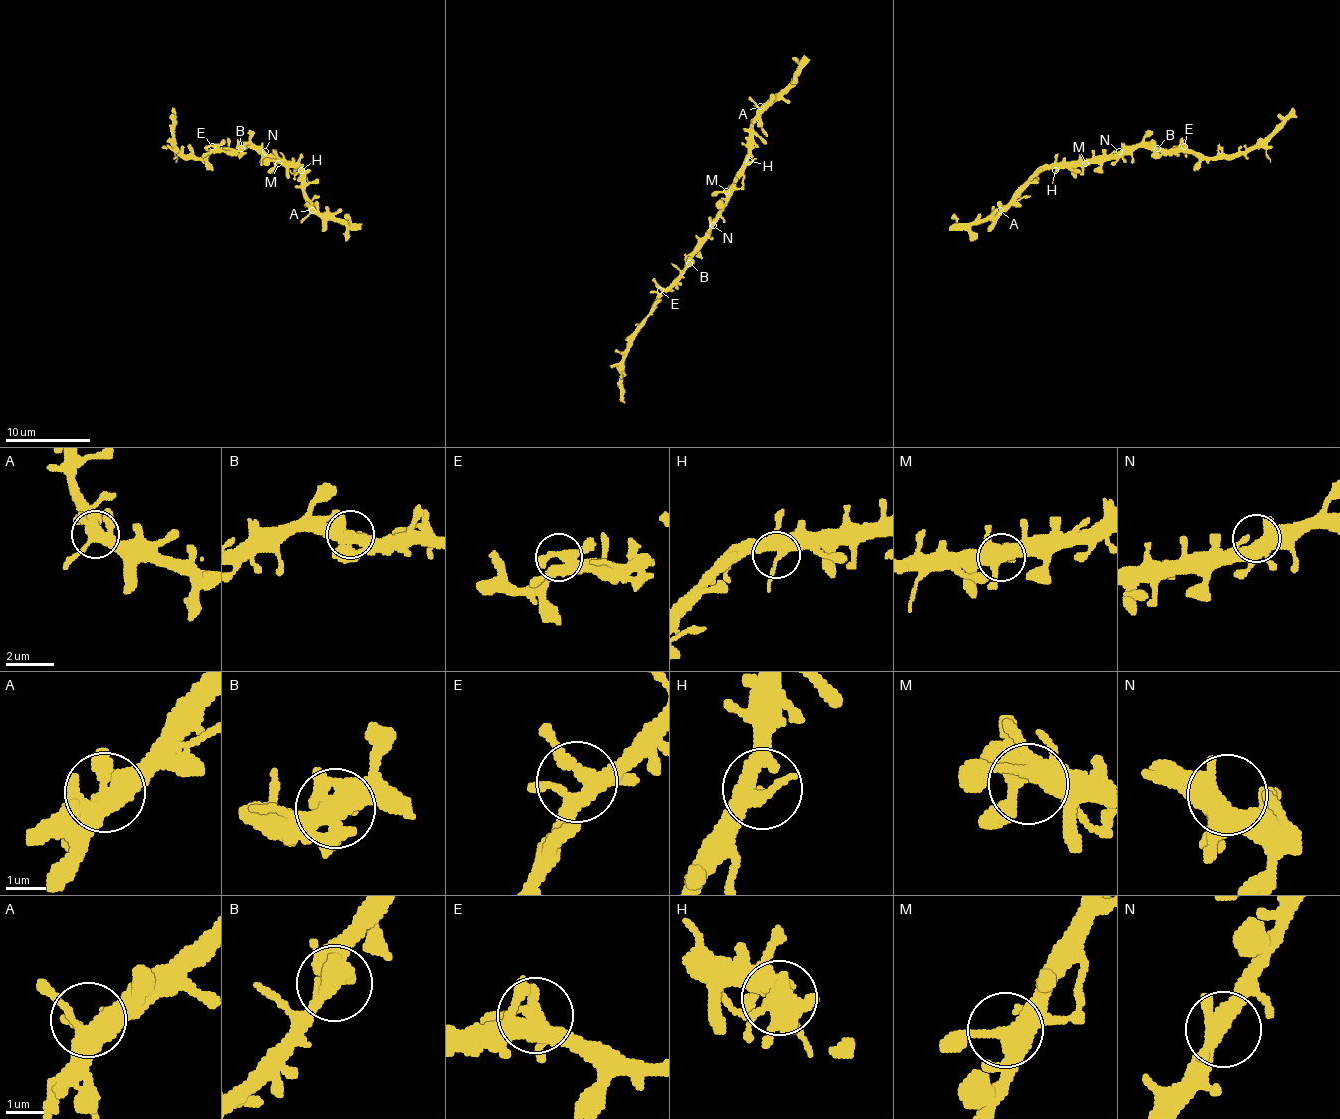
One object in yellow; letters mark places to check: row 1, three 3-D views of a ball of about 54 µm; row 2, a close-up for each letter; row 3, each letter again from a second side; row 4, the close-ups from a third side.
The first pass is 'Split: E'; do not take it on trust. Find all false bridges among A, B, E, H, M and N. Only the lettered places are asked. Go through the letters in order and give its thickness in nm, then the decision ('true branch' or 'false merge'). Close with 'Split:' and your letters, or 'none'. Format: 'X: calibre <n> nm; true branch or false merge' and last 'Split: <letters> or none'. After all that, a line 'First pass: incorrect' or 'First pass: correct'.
A: calibre 440 nm; true branch
B: calibre 440 nm; true branch
E: calibre 360 nm; true branch
H: calibre 280 nm; true branch
M: calibre 420 nm; true branch
N: calibre 400 nm; true branch
Split: none
First pass: incorrect

